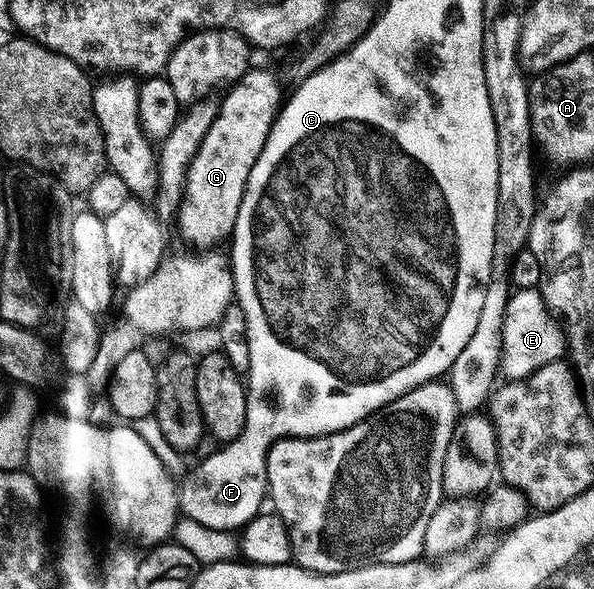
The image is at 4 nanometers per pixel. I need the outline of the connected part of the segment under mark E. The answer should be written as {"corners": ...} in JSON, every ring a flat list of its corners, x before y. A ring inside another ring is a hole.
{"corners":[[537,286,517,288,508,298,507,311,503,319,502,348,499,374,505,380,518,381,528,377,536,369,563,358,568,348,568,335,558,325,545,303,543,290]]}

